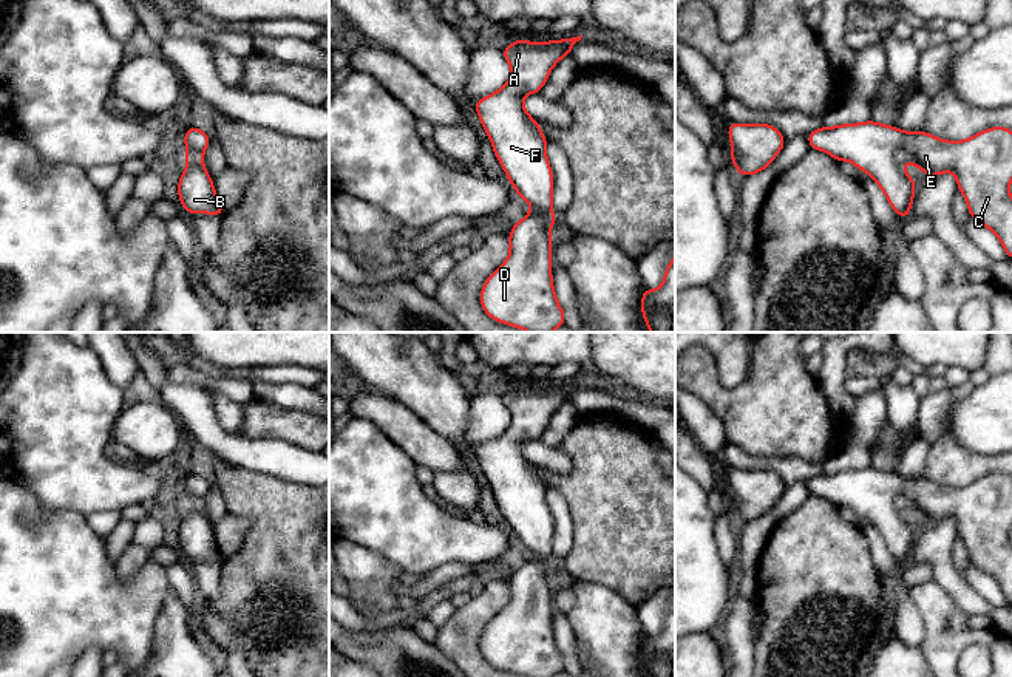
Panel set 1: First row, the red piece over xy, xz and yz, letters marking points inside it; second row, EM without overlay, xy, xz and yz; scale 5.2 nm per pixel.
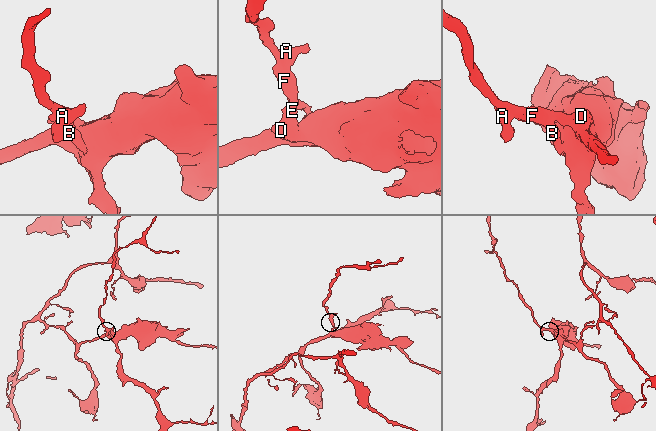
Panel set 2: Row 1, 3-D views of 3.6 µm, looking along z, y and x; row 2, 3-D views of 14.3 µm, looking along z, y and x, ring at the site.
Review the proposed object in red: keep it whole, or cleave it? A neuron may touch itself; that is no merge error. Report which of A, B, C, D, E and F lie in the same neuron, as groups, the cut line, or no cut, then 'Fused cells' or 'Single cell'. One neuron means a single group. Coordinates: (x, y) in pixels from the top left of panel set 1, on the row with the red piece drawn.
Groups: A B C D E F. No split. Single cell

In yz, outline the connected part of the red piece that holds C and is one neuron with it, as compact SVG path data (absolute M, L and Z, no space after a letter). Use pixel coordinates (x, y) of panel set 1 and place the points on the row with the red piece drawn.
M874 121L859 124L842 124L837 127L820 127L810 133L808 145L833 156L837 162L850 161L859 170L868 173L878 182L888 204L901 219L910 216L915 199L916 182L902 168L902 161L910 161L927 176L938 176L953 172L958 190L964 195L969 215L990 229L1000 240L1007 258L1012 258L1012 130L990 127L966 141L944 141L921 131L901 131L899 127L888 127Z

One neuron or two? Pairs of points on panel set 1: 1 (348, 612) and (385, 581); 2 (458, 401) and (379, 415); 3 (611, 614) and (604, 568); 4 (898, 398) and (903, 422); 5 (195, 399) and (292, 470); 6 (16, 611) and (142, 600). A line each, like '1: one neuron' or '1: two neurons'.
1: two neurons
2: two neurons
3: two neurons
4: one neuron
5: one neuron
6: one neuron

